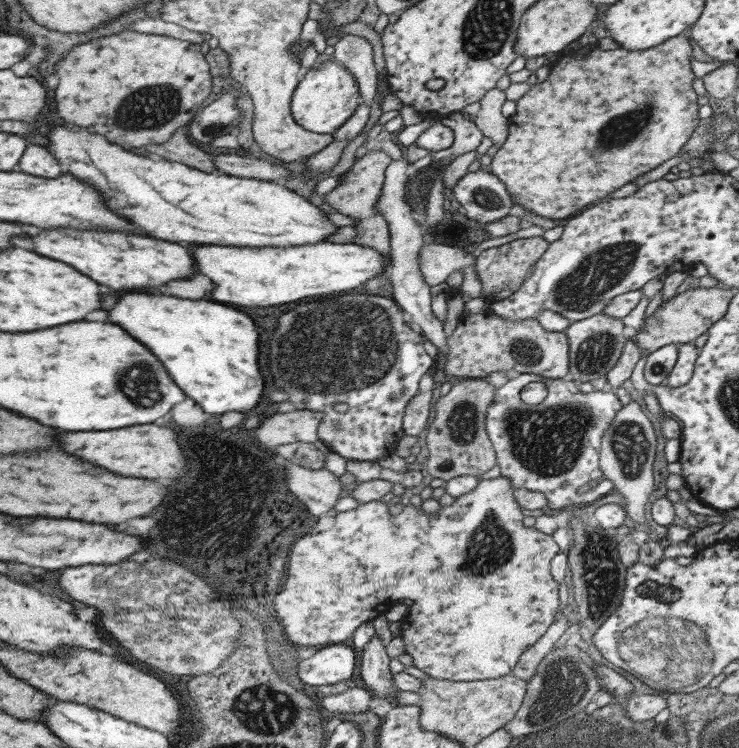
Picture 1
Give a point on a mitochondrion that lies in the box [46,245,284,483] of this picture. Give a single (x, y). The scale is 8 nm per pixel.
(151, 392)

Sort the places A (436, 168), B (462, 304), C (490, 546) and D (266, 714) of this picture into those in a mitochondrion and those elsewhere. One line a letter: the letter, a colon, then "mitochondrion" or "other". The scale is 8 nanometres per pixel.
A: other
B: other
C: mitochondrion
D: mitochondrion

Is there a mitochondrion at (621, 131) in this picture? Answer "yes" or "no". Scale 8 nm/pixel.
yes

